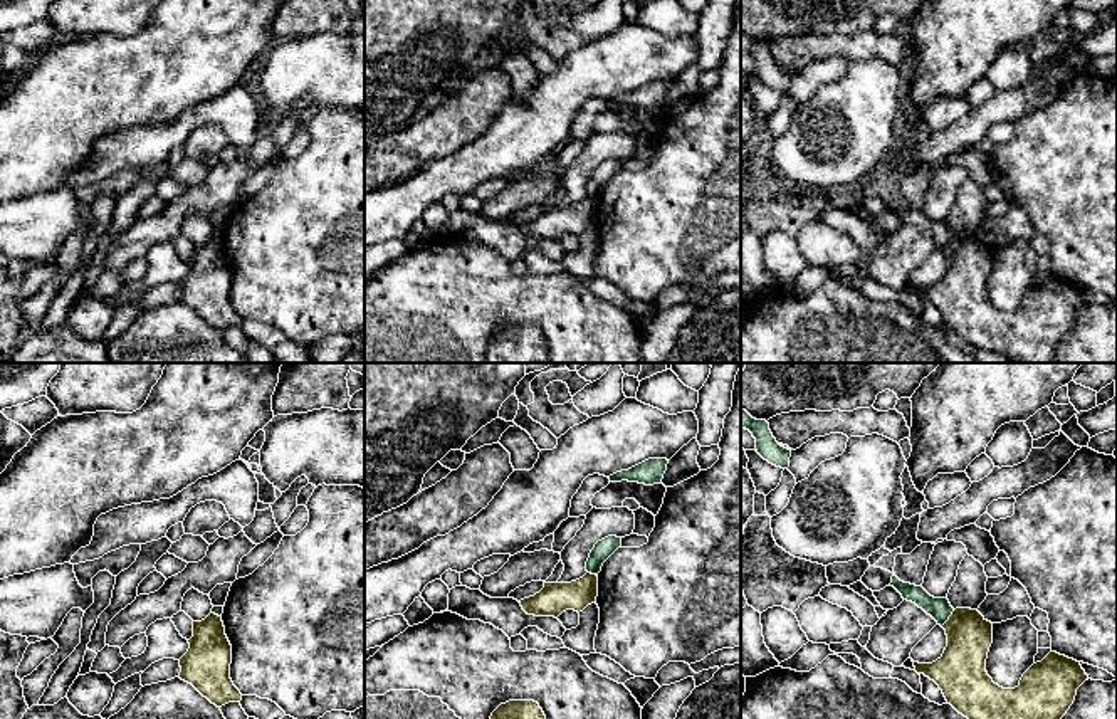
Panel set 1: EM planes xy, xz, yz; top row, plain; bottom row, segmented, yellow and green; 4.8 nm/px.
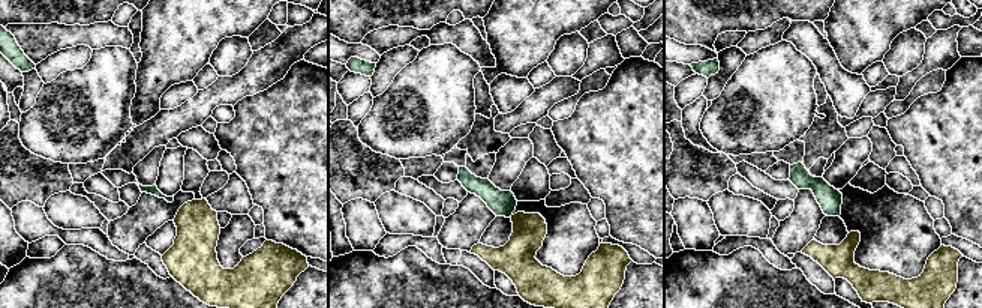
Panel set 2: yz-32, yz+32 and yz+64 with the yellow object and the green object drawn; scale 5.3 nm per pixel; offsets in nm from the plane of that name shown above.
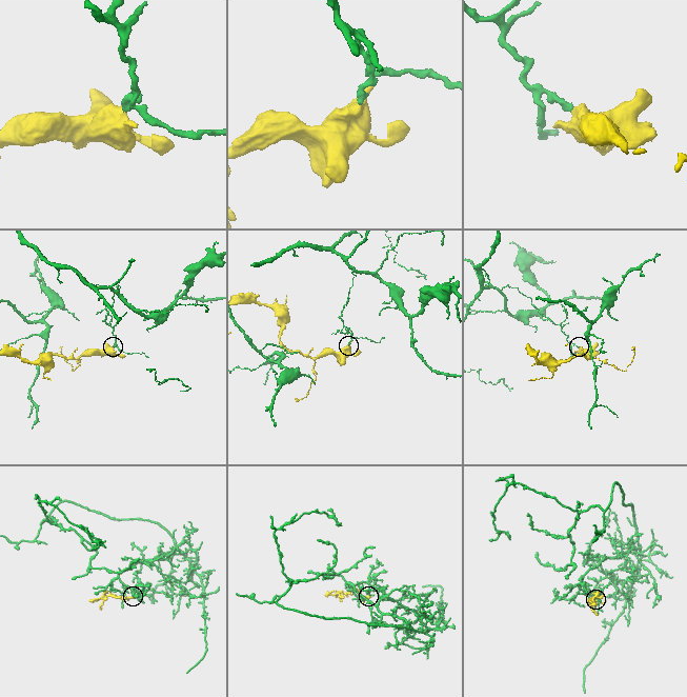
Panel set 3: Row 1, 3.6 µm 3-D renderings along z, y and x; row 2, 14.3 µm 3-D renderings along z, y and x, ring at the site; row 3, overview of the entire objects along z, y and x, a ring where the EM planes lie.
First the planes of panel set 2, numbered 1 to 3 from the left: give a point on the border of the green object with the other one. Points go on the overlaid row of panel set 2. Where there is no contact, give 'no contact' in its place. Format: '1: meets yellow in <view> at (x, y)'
1: no contact
2: no contact
3: no contact

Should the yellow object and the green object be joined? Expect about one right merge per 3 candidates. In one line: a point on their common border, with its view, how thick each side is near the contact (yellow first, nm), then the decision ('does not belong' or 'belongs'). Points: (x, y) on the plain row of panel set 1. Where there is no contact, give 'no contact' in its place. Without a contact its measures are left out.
meets yellow in yz at (949, 242); 240 nm thick on the yellow side, 110 nm on the other; does not belong

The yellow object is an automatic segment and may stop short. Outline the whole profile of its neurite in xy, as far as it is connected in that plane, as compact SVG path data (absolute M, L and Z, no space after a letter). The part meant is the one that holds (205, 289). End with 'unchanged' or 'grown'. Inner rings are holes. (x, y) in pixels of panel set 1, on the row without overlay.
M210 237L193 245L190 272L180 282L180 302L191 307L217 331L240 326L242 318L230 302L232 269L225 259L222 240Z; unchanged

